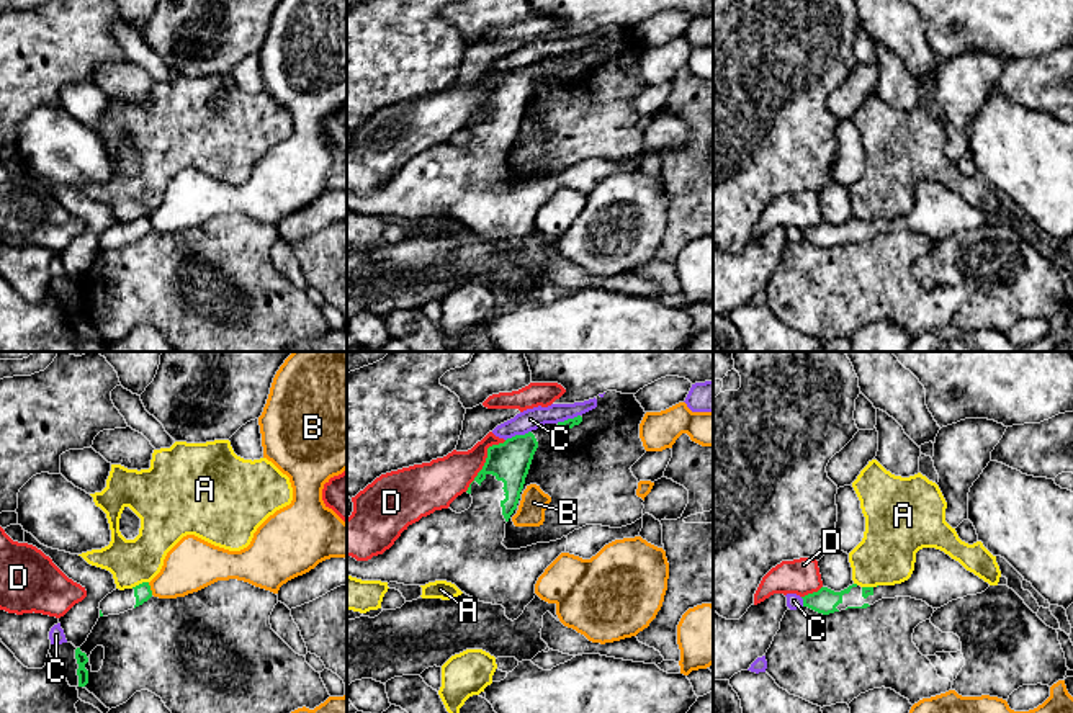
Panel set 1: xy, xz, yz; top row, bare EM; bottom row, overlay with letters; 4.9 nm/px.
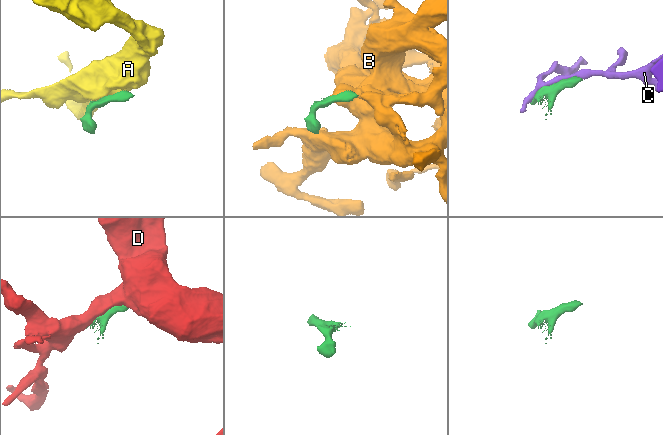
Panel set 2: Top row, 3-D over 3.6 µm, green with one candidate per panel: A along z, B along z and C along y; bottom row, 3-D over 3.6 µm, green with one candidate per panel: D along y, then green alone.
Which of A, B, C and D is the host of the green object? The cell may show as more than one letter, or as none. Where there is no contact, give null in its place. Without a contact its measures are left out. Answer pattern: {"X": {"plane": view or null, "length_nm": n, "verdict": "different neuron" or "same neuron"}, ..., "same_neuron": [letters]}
{"A": {"plane": "xy", "length_nm": 90, "verdict": "different neuron"}, "B": {"plane": "xy", "length_nm": 70, "verdict": "different neuron"}, "C": {"plane": "xz", "length_nm": 140, "verdict": "different neuron"}, "D": {"plane": "xz", "length_nm": 320, "verdict": "different neuron"}, "same_neuron": []}

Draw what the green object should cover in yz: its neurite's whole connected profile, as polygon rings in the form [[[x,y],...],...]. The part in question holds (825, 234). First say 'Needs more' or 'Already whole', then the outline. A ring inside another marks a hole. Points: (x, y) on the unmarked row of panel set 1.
Needs more. [[[923,182],[916,186],[911,211],[895,219],[849,219],[841,226],[821,221],[803,232],[803,240],[829,249],[847,242],[867,242],[882,232],[911,231],[941,242],[952,234],[976,229],[990,221],[988,216],[967,204],[959,195],[941,183]]]

